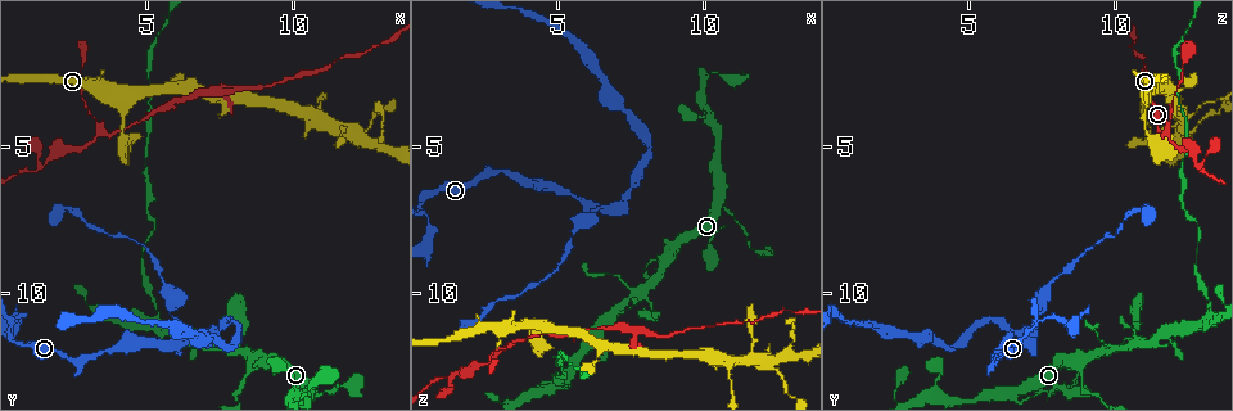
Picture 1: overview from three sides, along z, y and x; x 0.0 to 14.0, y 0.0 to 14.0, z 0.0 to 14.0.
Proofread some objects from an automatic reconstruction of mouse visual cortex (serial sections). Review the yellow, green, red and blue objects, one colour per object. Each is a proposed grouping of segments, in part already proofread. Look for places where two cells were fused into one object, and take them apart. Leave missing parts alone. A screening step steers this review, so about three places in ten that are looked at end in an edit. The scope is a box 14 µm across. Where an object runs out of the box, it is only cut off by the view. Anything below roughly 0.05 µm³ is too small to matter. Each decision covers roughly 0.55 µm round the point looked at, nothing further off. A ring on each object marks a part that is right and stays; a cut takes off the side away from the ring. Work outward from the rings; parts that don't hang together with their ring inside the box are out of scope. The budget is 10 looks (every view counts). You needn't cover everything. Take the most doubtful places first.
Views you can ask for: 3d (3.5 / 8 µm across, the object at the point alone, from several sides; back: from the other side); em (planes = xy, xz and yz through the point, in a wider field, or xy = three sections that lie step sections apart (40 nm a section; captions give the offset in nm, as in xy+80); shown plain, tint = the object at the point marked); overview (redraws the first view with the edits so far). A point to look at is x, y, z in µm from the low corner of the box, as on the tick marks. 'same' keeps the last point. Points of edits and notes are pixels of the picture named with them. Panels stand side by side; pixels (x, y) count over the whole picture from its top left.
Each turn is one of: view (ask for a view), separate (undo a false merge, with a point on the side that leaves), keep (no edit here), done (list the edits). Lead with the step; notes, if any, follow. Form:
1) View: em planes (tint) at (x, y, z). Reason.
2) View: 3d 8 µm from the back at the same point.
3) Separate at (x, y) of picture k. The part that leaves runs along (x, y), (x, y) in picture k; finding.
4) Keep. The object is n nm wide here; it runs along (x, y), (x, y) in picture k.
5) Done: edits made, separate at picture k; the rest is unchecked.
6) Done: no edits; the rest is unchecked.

View: 3d 3.5 µm at (6.7, 11.6, 7.1). Thin neck.

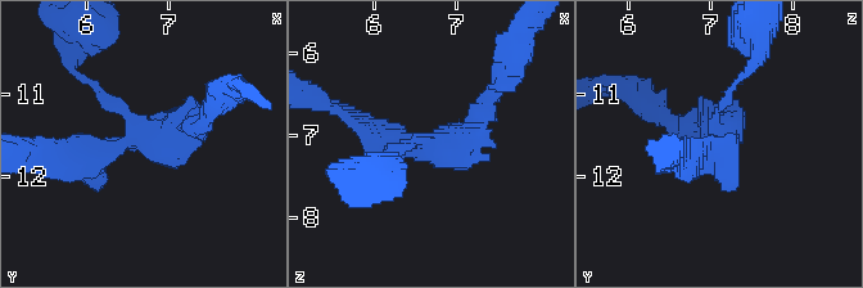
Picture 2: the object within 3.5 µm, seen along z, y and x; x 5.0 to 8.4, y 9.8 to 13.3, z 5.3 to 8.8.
View: em planes (tint) at (6.70, 11.45, 7.10). 3 arms meet here; the arms are 150, 200, 250 nm wide; need the tissue.

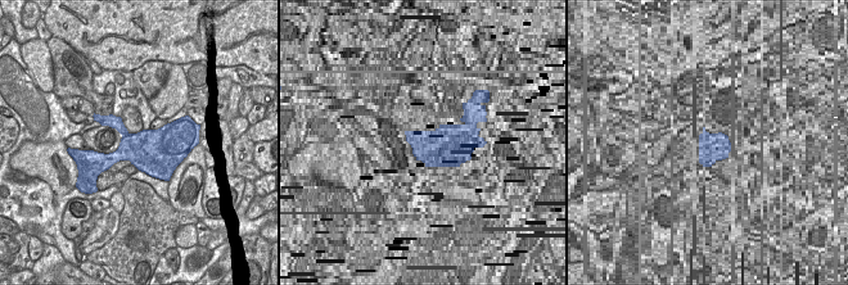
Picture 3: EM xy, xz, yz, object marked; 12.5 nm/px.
Separate at (85, 80) of picture 2. The object is 550 nm wide here; the part that leaves runs along (120, 111), (68, 64), (76, 36) in picture 2; two cells meet here.

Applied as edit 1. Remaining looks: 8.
View: overview. Redraw.

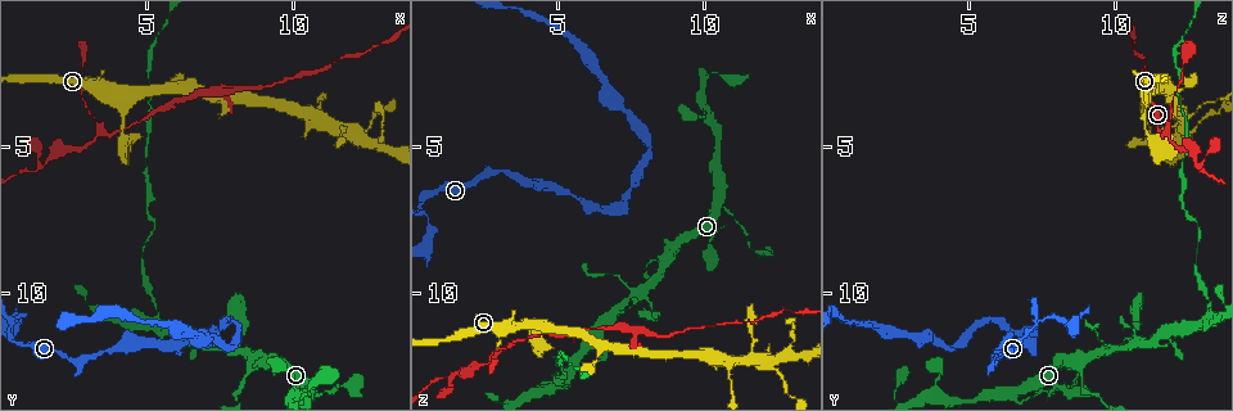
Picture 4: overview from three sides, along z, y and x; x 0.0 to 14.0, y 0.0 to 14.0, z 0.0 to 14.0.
View: 3d 3.5 µm at (3.5, 4.6, 11.7). Branch point.

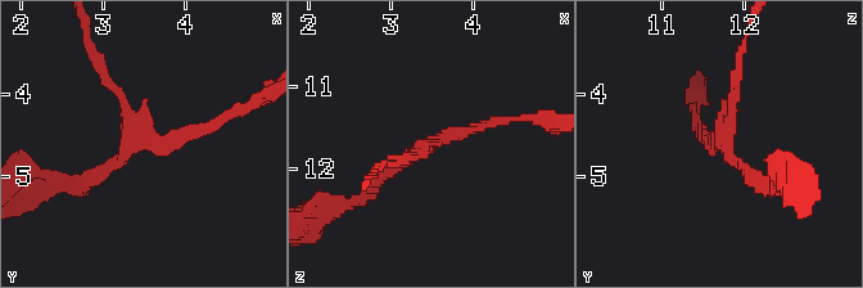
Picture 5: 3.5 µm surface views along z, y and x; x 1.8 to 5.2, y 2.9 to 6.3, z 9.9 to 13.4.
View: em xy step 5 (tint) at (3.50, 4.55, 11.70). 3 arms meet here; the arms are 100, 150, 150 nm wide.

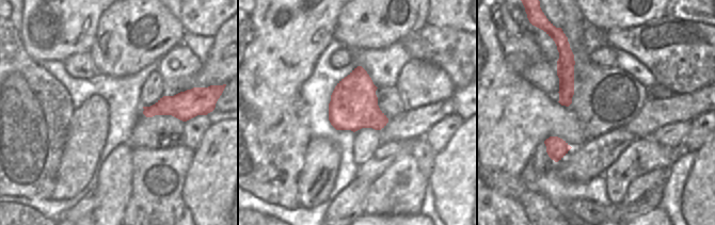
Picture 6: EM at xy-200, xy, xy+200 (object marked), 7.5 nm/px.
Keep. It runs along (217, 118), (134, 142), (86, 185) in picture 5; all the same cell.

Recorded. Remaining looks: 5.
View: 3d 8 µm at (1.5, 5.6, 12.8). Arms part here.

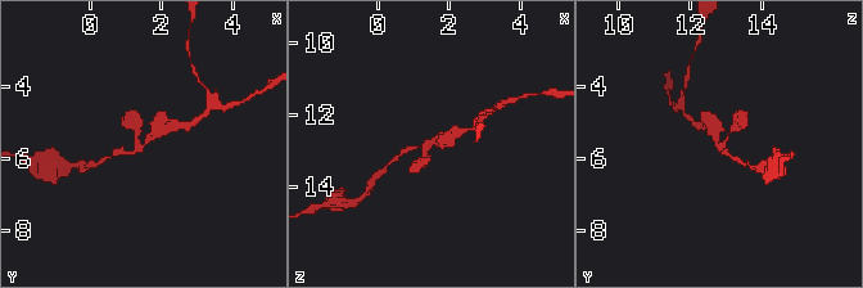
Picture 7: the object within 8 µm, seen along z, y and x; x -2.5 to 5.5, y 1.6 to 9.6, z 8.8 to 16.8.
View: em planes (tint) at (1.4, 5.6, 12.8). 3 arms meet here; the arms are 150, 200, 250 nm wide; shape alone is not enough.

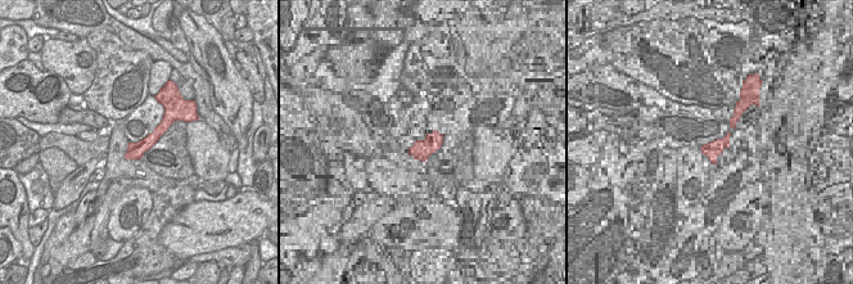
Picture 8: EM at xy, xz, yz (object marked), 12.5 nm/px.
Keep. It runs along (167, 118), (145, 144), (129, 156) in picture 8; one cell here.

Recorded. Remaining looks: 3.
View: 3d 3.5 µm at (7.6, 3.1, 11.2). Sharp bend.

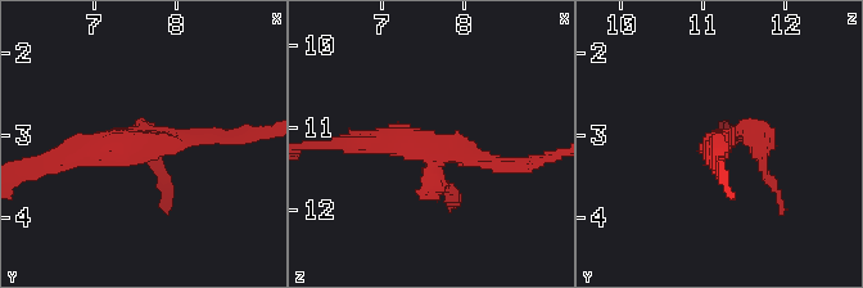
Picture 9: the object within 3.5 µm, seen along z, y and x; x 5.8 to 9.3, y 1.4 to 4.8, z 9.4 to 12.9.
View: em xy step 1 (tint) at (7.55, 3.10, 11.20).

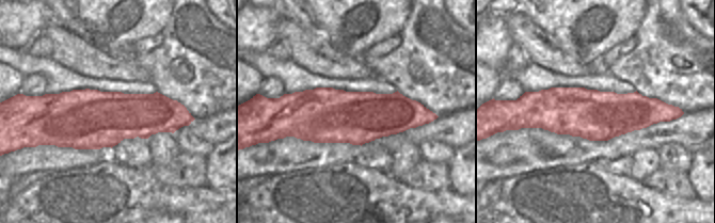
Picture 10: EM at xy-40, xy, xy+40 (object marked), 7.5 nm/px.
Separate at (766, 174) of picture 9. The part that leaves runs along (740, 131), (760, 143), (782, 215) in picture 9; two cells meet here.

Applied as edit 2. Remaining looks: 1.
Done: edits made, separate at picture 2, separate at picture 9; the rest is unchecked.

